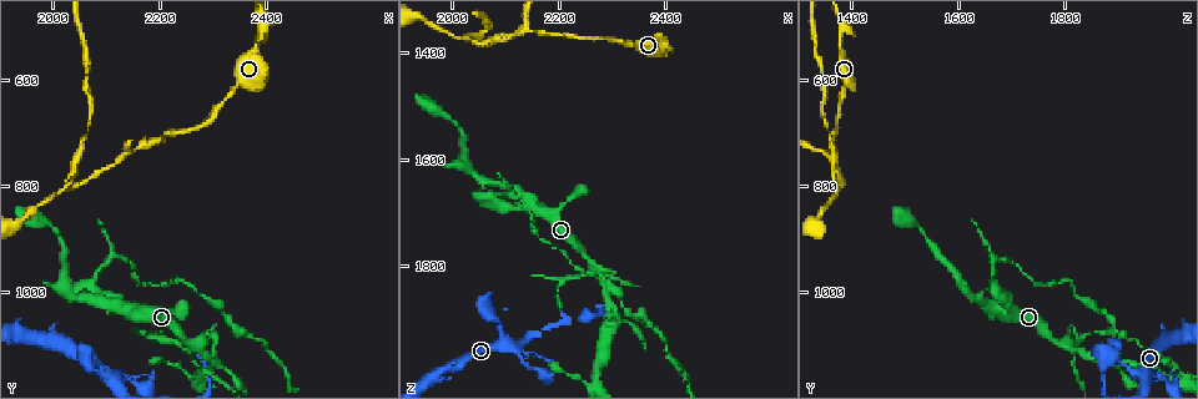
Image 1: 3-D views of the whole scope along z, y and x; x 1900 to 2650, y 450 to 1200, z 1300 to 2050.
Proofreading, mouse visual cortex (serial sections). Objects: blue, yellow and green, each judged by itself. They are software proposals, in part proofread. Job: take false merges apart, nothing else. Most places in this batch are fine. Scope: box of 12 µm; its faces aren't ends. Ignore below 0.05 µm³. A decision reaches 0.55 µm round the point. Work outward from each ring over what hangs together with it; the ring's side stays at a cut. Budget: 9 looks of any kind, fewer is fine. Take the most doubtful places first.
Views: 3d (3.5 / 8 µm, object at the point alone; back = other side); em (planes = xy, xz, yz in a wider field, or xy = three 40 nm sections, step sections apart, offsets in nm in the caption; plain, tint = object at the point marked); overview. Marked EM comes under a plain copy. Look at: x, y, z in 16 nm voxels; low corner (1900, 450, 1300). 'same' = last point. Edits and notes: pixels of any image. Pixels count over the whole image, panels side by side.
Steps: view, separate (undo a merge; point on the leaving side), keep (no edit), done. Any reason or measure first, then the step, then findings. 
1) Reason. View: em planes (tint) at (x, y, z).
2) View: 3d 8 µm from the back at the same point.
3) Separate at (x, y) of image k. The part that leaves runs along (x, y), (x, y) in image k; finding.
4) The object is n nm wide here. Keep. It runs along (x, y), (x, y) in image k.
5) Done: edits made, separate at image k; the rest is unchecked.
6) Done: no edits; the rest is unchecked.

Abrupt turn. View: 3d 8 µm at (2265, 1100, 1805).

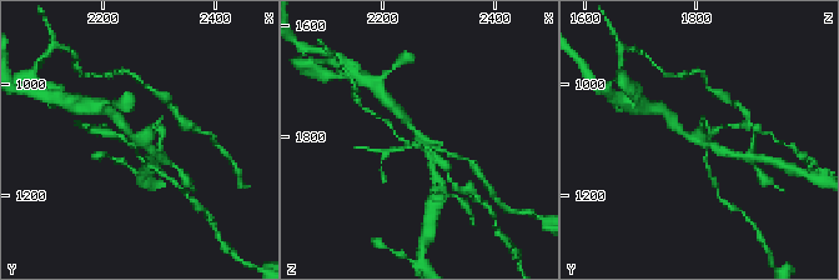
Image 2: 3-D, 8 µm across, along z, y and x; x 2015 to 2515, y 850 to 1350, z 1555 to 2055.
View: 3d 3.5 µm at (2265, 1100, 1810).

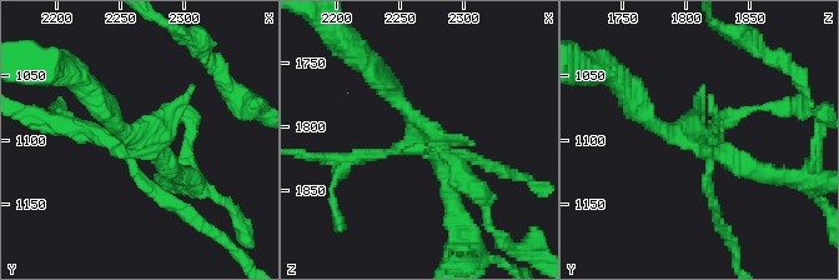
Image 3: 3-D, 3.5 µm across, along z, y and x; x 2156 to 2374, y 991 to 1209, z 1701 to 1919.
Separate at (157, 196) of image 3. The part that leaves runs along (131, 161), (154, 193), (220, 235) in image 3; a second cell is stuck on.

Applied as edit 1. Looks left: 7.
Branch point. View: 3d 3.5 µm at (2150, 740, 1360).

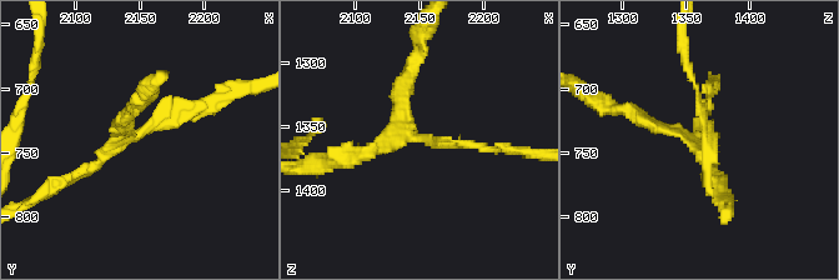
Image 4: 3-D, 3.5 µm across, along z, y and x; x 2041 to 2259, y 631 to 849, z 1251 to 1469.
3 arms meet here. Keep. It runs along (209, 96), (71, 178) in image 4; all the same cell.

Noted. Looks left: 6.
Side arm on a straight run. View: 3d 3.5 µm at (2040, 795, 1380).

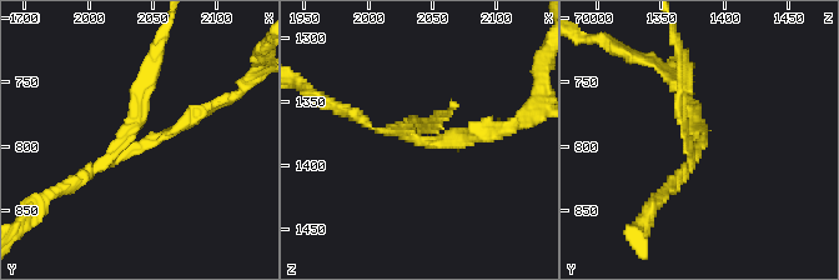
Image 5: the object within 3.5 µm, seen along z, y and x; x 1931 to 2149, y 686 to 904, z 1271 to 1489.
3 arms meet here; the arms are 100, 150, 200 nm wide. View: em planes (tint) at (2038, 800, 1380).

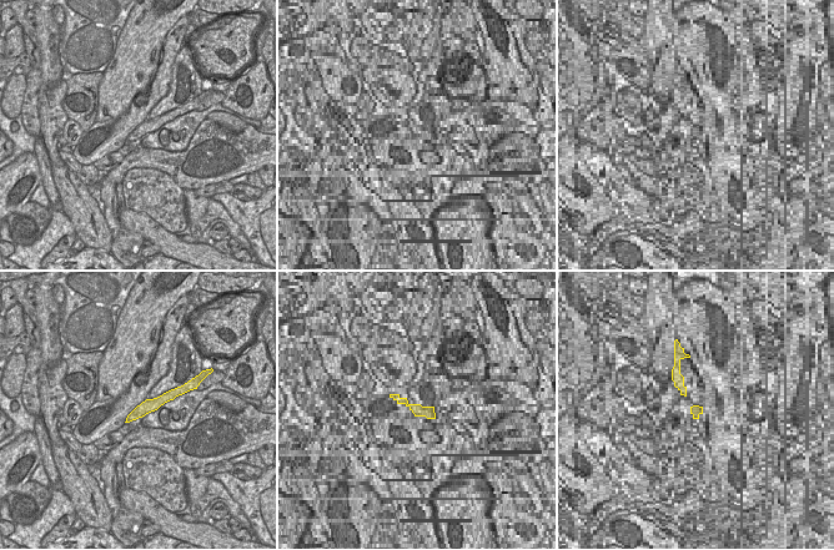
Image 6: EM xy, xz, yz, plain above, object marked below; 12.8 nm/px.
Separate at (142, 101) of image 5. A second cell is stuck on.

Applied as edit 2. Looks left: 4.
View: overview.

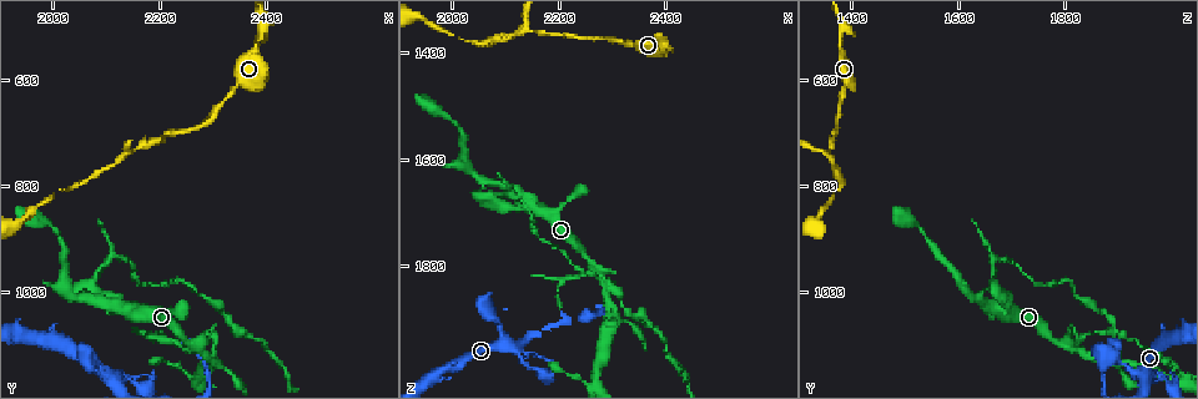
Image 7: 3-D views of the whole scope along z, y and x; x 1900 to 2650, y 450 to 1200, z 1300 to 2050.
Thin neck. View: 3d 8 µm from the back at (2075, 995, 1670).

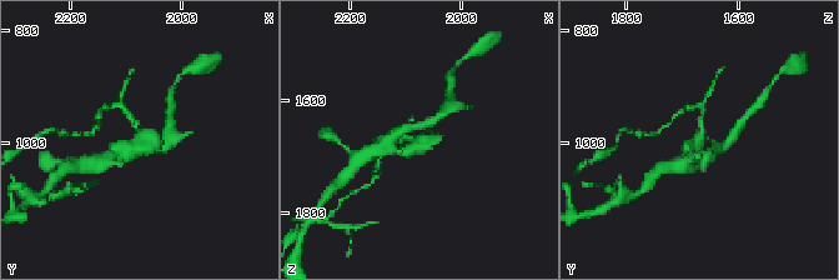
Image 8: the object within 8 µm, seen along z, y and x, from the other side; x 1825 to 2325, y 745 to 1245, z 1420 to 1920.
Need the tissue. View: em planes (tint) at (2075, 995, 1670).

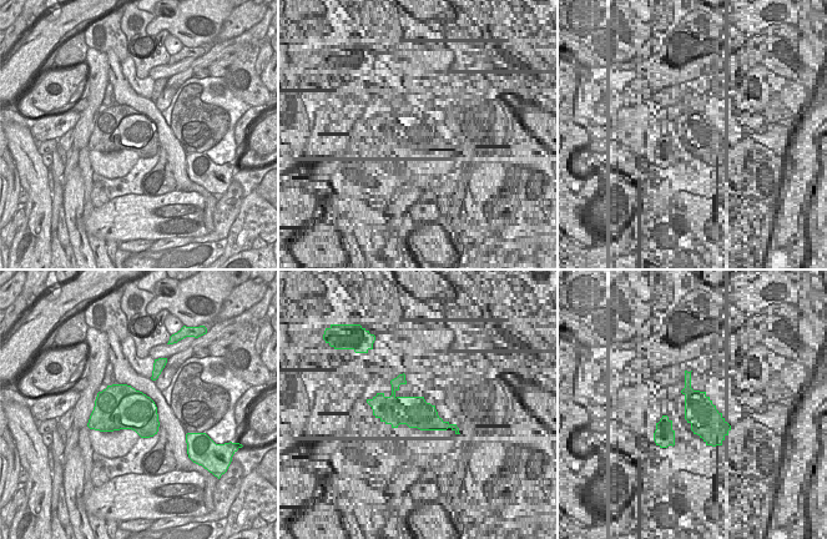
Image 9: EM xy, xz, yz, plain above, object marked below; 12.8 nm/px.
Separate at (702, 106) of image 8. The part that leaves runs along (141, 133), (119, 104), (105, 108) in image 8; two cells meet here.

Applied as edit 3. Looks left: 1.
Done: edits made, separate at image 3, separate at image 5, separate at image 8; the rest is unchecked.

